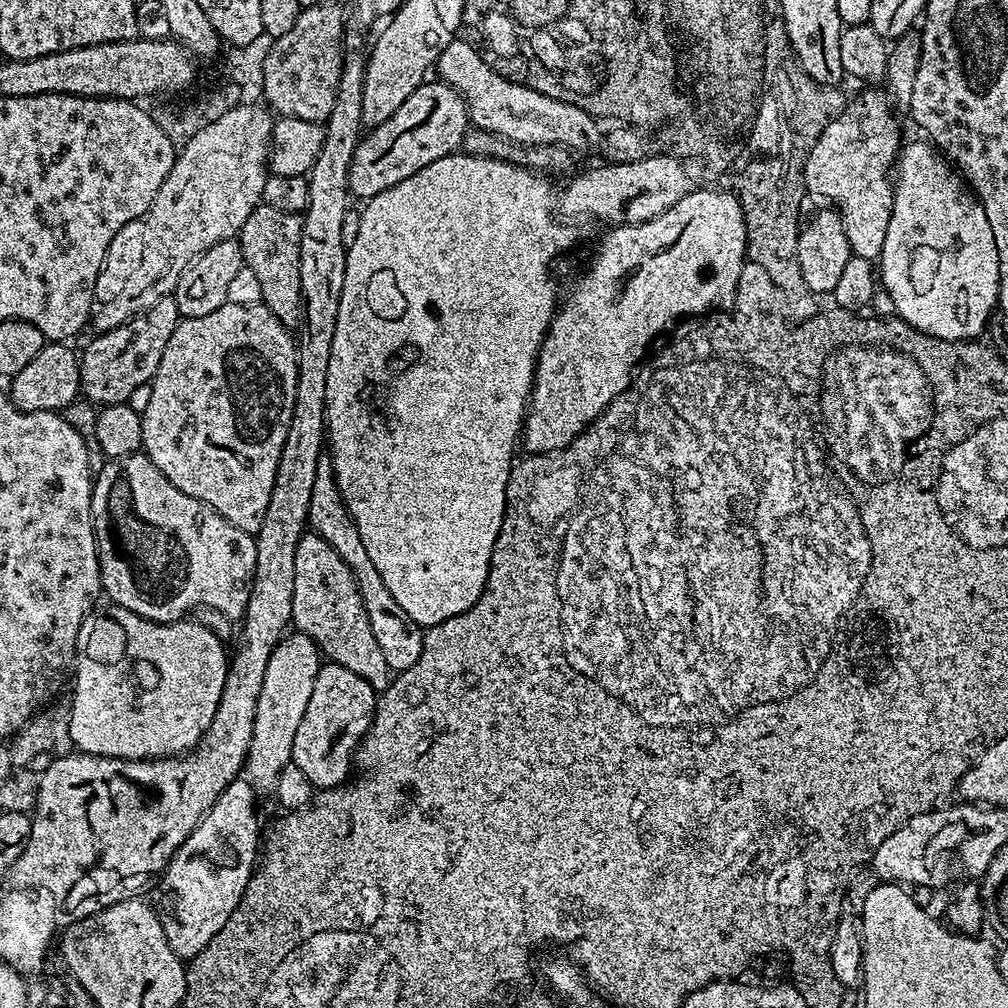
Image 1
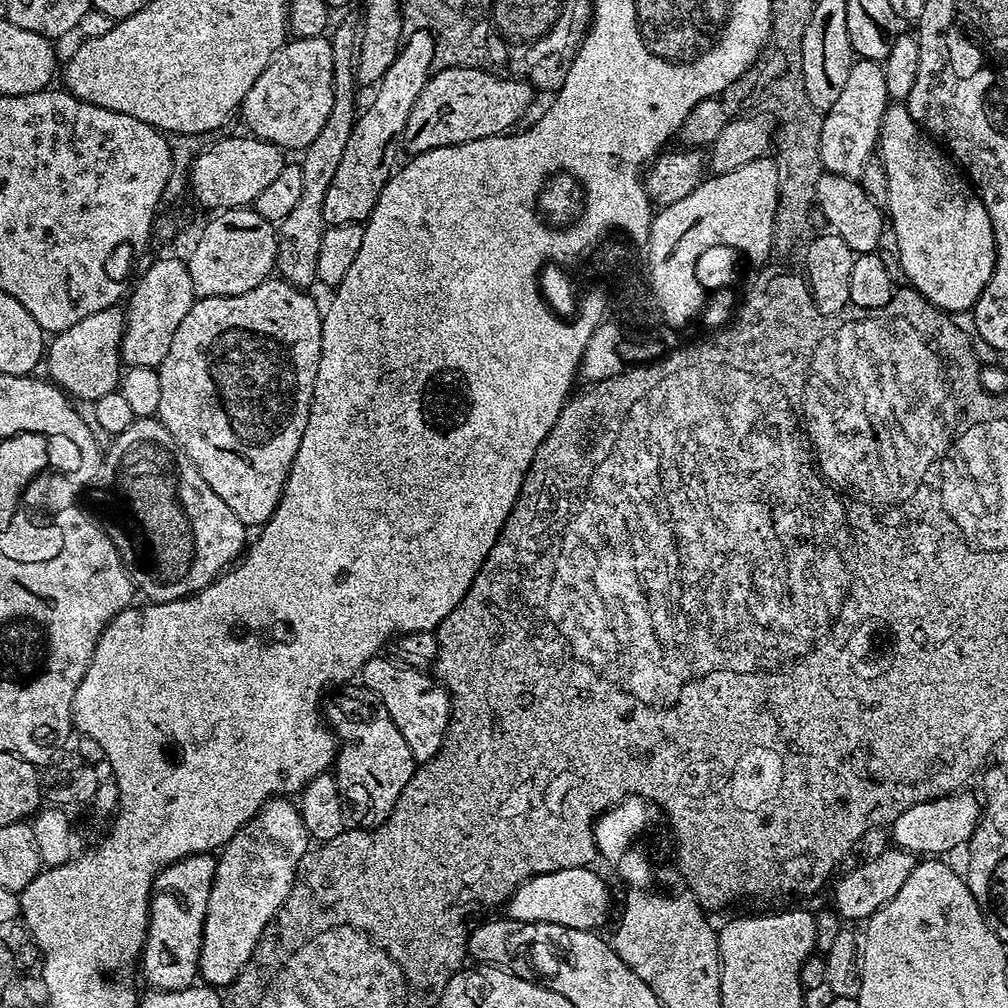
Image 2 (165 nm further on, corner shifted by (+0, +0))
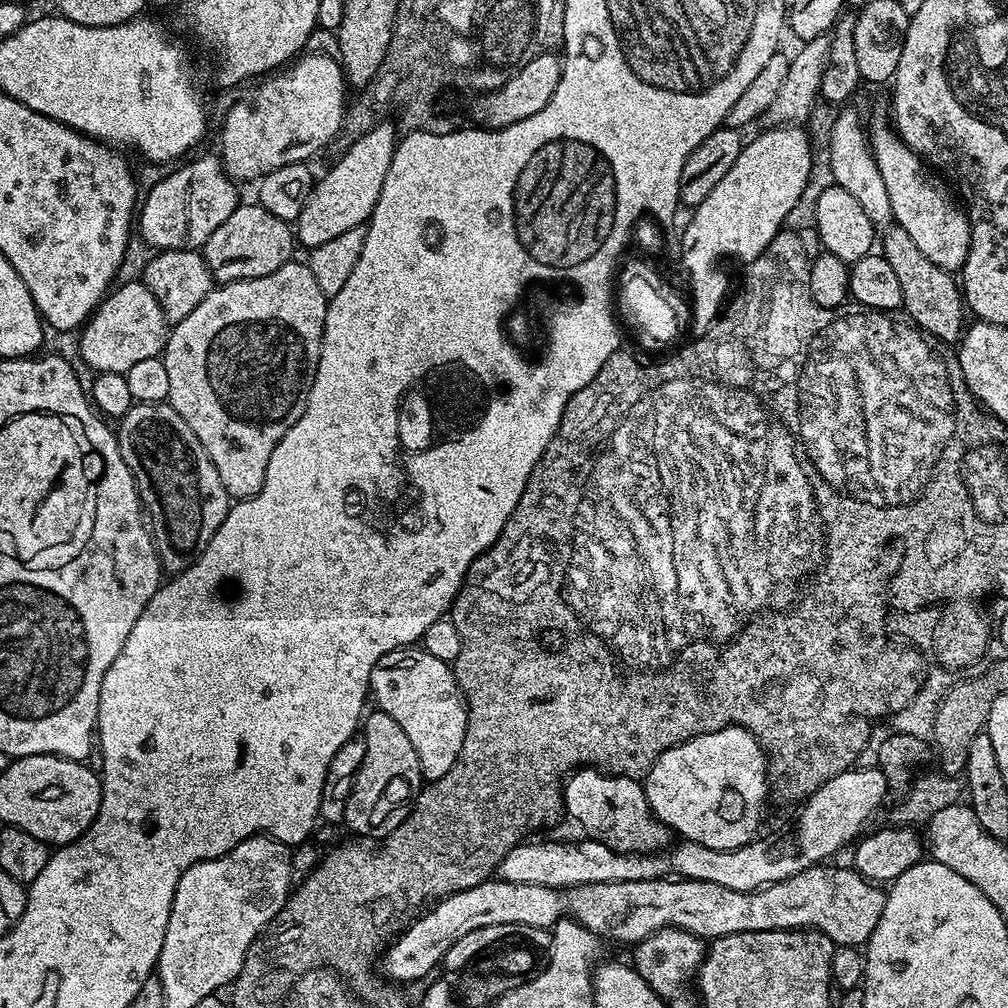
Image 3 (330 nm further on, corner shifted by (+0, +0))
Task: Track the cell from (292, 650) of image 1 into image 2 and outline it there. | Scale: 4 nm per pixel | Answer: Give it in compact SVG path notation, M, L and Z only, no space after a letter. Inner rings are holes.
M288 798L269 800L261 806L260 813L255 818L243 824L234 834L234 838L230 838L230 842L219 849L201 938L199 979L205 985L224 990L238 978L238 974L252 957L252 951L256 949L256 944L262 938L266 926L286 902L298 866L309 850L310 837L303 824L300 809Z

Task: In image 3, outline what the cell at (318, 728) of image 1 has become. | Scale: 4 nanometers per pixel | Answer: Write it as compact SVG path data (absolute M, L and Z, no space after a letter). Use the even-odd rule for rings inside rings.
M369 711L362 720L362 739L365 757L353 778L343 823L352 827L357 837L379 838L393 832L408 817L422 787L420 763L414 746L410 746L410 738L406 738L402 726L390 714Z

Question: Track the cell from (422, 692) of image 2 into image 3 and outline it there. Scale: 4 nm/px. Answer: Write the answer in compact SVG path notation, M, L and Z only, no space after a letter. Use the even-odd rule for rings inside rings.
M423 646L399 648L382 658L374 666L368 683L375 707L390 714L410 738L410 746L418 754L420 774L425 781L437 780L454 766L462 738L466 738L468 710L464 695L456 681L456 673L446 661L434 658Z

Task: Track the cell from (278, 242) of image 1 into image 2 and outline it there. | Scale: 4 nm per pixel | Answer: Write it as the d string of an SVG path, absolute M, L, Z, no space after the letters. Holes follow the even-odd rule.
M344 24L336 33L331 33L332 57L334 58L334 70L332 71L332 85L334 86L334 106L330 106L330 118L326 118L326 126L322 126L322 131L310 142L310 146L302 149L302 158L298 163L304 171L304 181L302 182L302 198L298 198L298 206L286 214L286 218L278 224L278 254L276 255L275 271L279 279L285 280L287 284L293 284L296 288L305 290L311 289L311 284L317 283L316 271L318 270L318 249L322 246L322 234L325 230L324 215L322 214L322 202L326 200L326 190L338 171L338 165L342 163L342 153L346 151L346 142L350 142L352 128L356 125L358 107L356 108L356 92L358 85L356 82L356 46L358 43L358 32L355 27Z

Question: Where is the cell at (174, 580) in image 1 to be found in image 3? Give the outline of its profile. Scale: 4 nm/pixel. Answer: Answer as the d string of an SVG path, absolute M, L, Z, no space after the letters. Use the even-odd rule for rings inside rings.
M133 403L132 409L122 417L119 424L120 453L126 466L130 466L140 503L150 521L150 531L152 539L156 541L160 567L168 574L181 572L199 558L202 550L206 550L210 538L214 538L214 530L222 526L222 518L226 518L230 507L229 494L222 486L222 478L218 478L218 470L214 470L214 462L210 462L202 442L194 438L194 430L186 426L182 414L178 414L178 410L174 410L171 404Z

